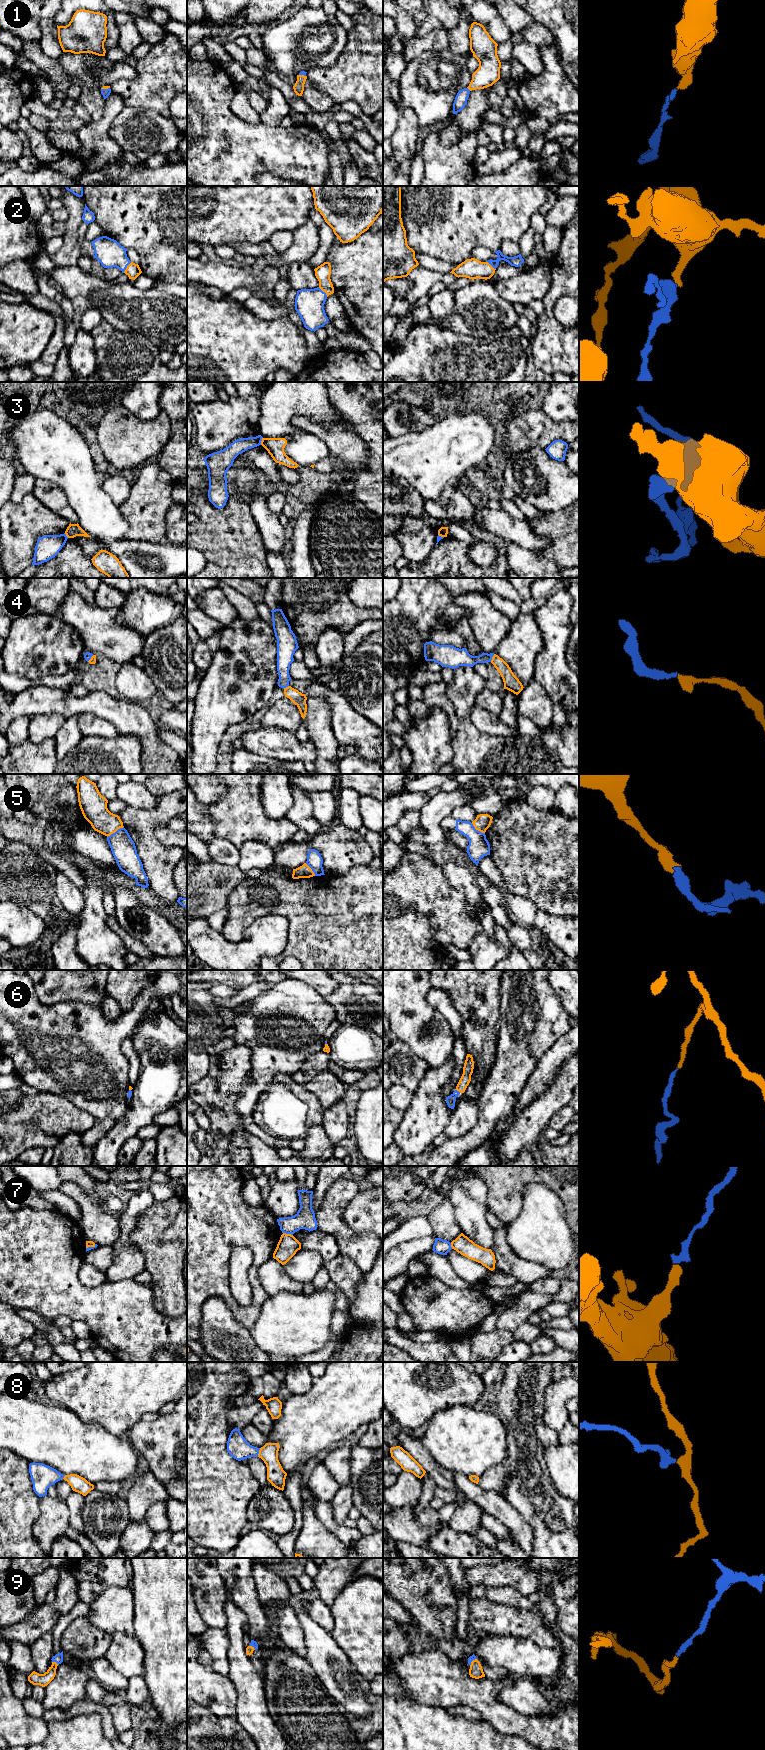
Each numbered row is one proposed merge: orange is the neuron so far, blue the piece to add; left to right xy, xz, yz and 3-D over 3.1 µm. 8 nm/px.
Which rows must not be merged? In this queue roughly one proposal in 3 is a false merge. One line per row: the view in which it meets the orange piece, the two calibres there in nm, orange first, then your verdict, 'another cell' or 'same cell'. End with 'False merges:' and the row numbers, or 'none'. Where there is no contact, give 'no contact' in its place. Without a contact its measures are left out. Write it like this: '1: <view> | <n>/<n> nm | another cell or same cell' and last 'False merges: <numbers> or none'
1: yz | 190/100 nm | same cell
2: xy | 120/220 nm | same cell
3: xz | 140/120 nm | another cell
4: yz | 120/140 nm | same cell
5: xy | 200/200 nm | another cell
6: yz | 90/80 nm | same cell
7: xz | 170/160 nm | another cell
8: xz | 150/170 nm | same cell
9: xy | 100/80 nm | same cell
False merges: 3, 5, 7

